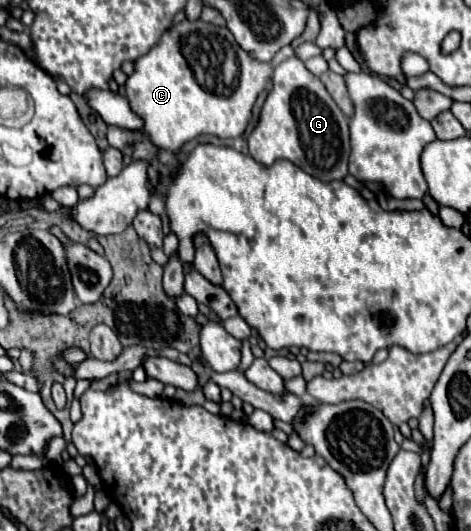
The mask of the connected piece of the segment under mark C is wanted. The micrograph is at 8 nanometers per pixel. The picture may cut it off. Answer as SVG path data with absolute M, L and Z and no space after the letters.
M184 18L178 24L168 26L154 48L134 60L134 72L126 80L126 98L136 114L146 122L146 134L162 150L180 152L180 146L188 140L194 140L202 134L212 134L218 138L238 138L248 126L250 110L256 102L256 96L264 90L266 82L272 76L272 64L258 64L250 52L246 52L224 26L214 26L204 20L190 22Z

